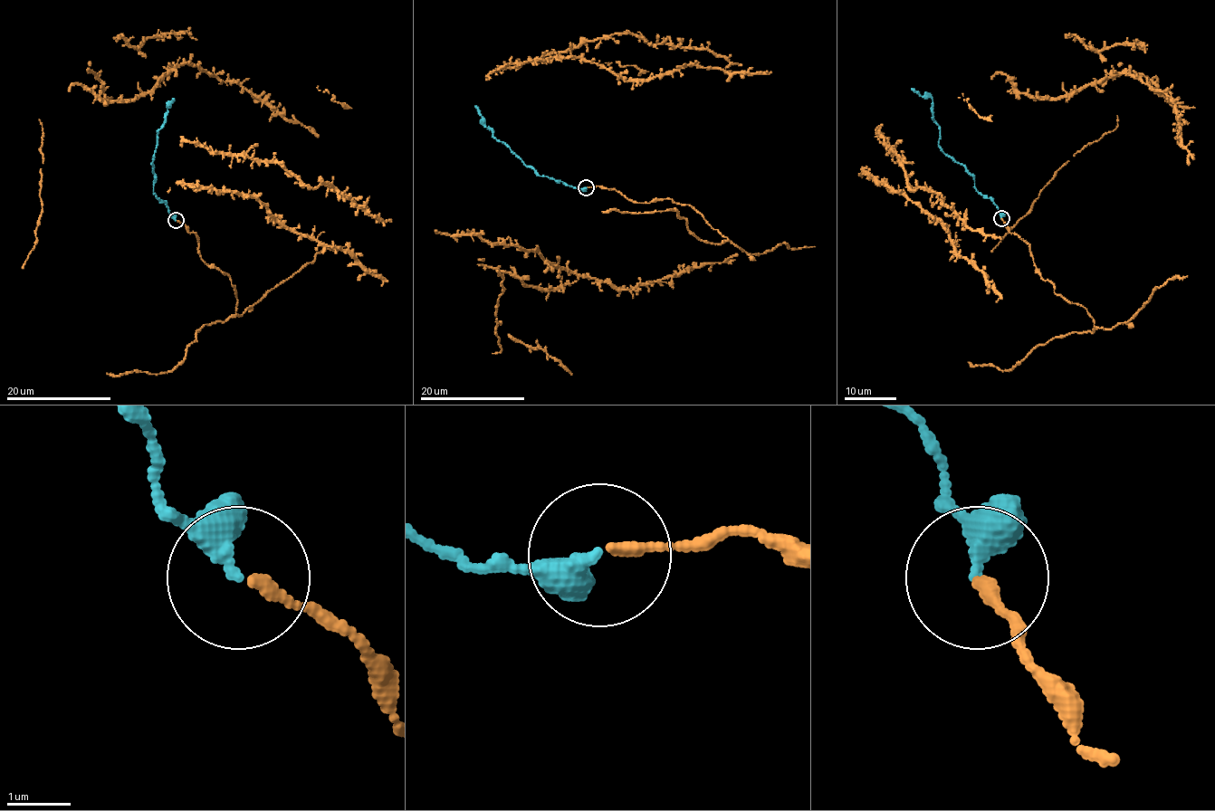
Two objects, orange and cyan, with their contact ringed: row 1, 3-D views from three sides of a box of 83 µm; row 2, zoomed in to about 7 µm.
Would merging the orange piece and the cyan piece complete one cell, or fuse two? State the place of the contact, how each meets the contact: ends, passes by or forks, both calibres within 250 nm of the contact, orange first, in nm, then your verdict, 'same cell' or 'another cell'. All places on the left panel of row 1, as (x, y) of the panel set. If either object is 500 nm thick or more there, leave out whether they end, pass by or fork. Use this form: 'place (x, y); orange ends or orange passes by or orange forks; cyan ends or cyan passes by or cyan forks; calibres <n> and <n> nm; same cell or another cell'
place (176, 220); orange ends; cyan passes by; calibres 150 and 260 nm; same cell

